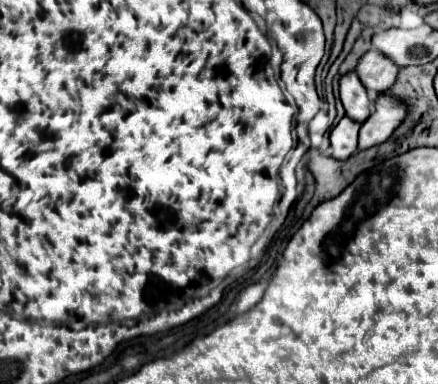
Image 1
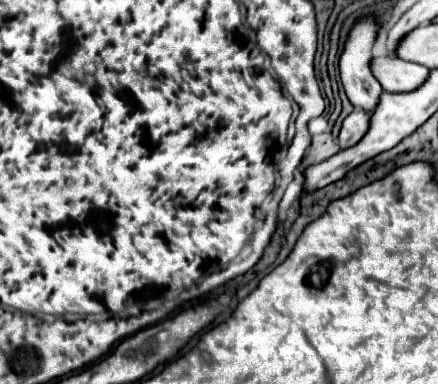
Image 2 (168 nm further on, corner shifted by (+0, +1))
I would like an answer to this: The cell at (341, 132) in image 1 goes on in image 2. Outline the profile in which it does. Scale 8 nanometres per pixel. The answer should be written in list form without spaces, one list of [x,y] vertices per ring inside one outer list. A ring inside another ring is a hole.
[[[352,111],[344,123],[342,123],[342,129],[340,129],[340,135],[338,135],[338,145],[340,149],[348,149],[352,145],[356,145],[364,133],[368,131],[368,125],[370,125],[370,119],[364,111]]]

